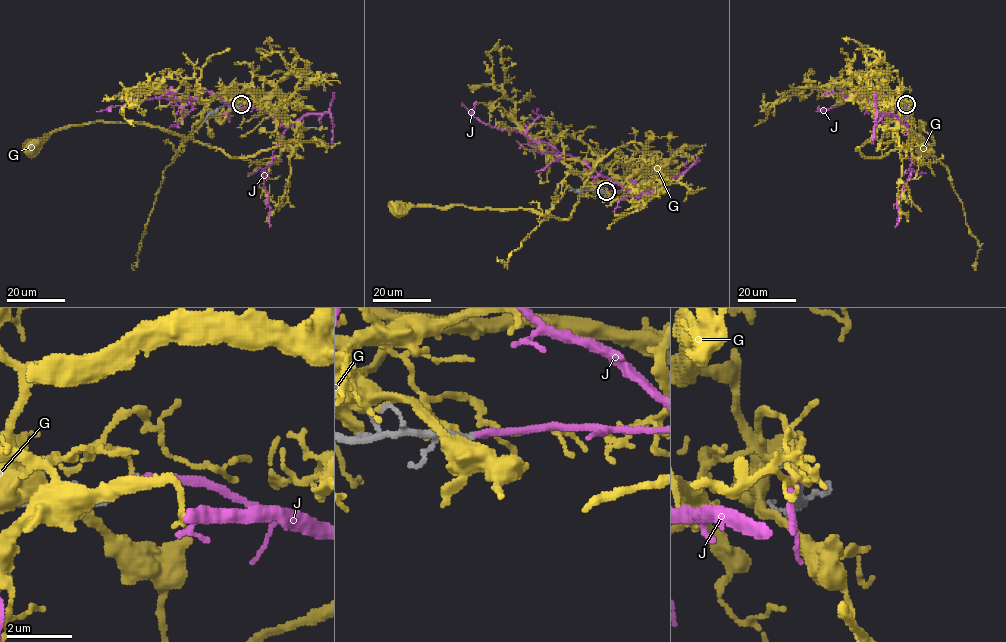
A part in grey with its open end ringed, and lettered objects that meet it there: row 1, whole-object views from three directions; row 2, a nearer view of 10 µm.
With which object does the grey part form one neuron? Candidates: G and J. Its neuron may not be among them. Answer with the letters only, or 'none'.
J

